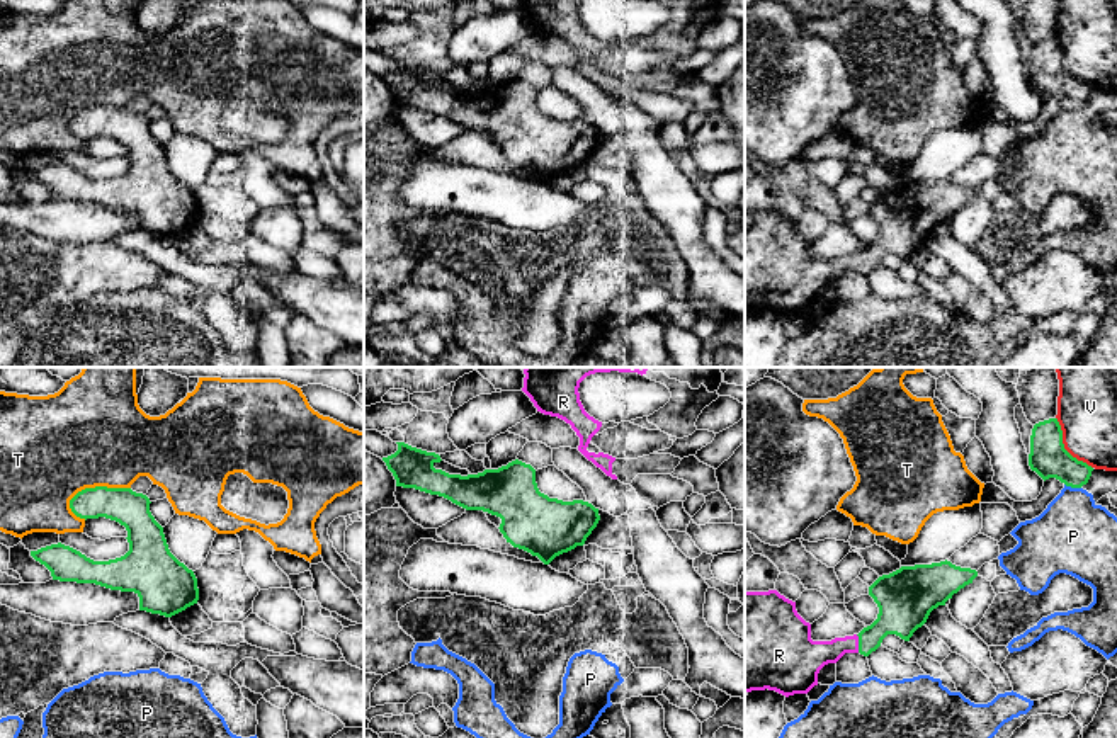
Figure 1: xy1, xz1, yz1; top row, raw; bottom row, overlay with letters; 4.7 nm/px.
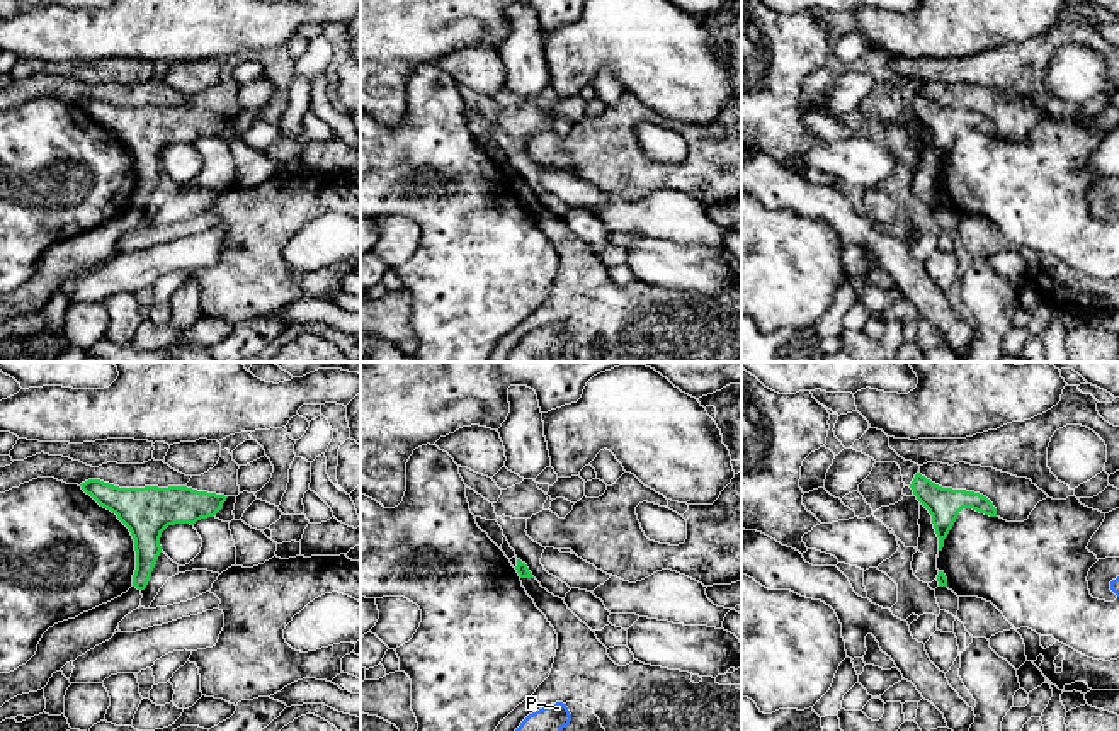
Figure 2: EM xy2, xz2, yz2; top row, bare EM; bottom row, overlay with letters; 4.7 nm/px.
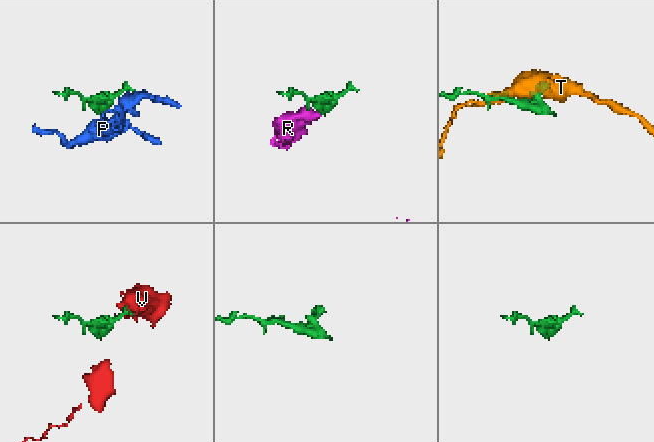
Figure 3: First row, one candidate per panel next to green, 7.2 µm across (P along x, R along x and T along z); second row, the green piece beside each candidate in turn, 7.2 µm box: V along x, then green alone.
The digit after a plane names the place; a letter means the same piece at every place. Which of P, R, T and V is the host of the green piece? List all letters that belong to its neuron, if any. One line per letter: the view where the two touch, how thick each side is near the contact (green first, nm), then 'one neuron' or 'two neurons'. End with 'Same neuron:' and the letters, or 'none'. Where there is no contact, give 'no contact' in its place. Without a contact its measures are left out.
P: yz1 | 180/360 nm | two neurons
R: yz1 | 220/170 nm | one neuron
T: xy1 | 170/500 nm | two neurons
V: yz1 | 180/280 nm | two neurons
Same neuron: R

